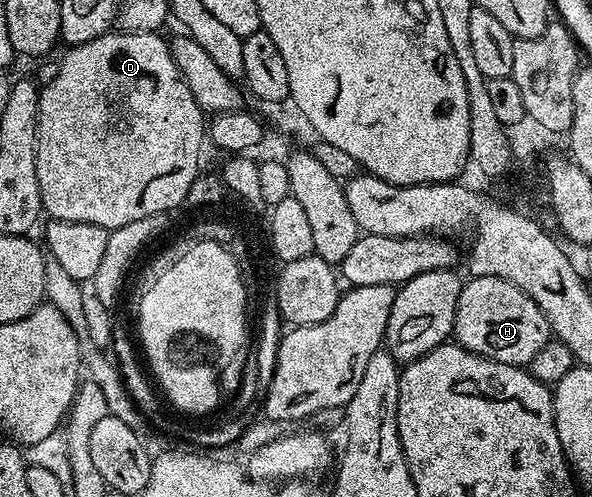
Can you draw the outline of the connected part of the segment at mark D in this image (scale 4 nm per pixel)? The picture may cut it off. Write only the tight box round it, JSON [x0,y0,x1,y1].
[37,31,205,231]

